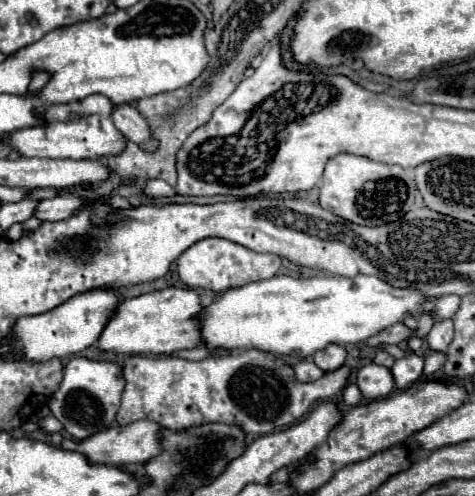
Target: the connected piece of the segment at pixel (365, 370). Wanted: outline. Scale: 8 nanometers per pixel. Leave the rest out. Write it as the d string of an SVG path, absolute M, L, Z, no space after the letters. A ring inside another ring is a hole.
M367 363L357 371L357 387L365 399L383 399L395 389L395 381L391 379L391 371L387 367Z

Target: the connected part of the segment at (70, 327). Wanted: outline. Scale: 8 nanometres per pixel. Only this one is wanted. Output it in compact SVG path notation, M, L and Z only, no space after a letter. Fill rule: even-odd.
M91 289L79 293L47 313L17 319L15 331L11 335L11 339L15 341L13 347L29 361L47 361L51 357L69 357L81 353L99 339L101 331L117 313L119 303L121 303L119 289Z

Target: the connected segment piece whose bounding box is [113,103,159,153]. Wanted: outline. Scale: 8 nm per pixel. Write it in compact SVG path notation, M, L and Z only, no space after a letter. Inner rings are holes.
M129 103L113 109L113 123L129 141L139 145L143 151L147 151L147 153L157 151L159 141L151 135L147 119Z

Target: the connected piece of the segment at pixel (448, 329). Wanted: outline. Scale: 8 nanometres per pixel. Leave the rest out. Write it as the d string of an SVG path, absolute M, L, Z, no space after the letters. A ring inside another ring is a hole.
M445 319L443 323L435 323L427 335L429 349L439 351L439 353L447 351L447 345L451 343L451 339L453 339L453 321L451 319Z

